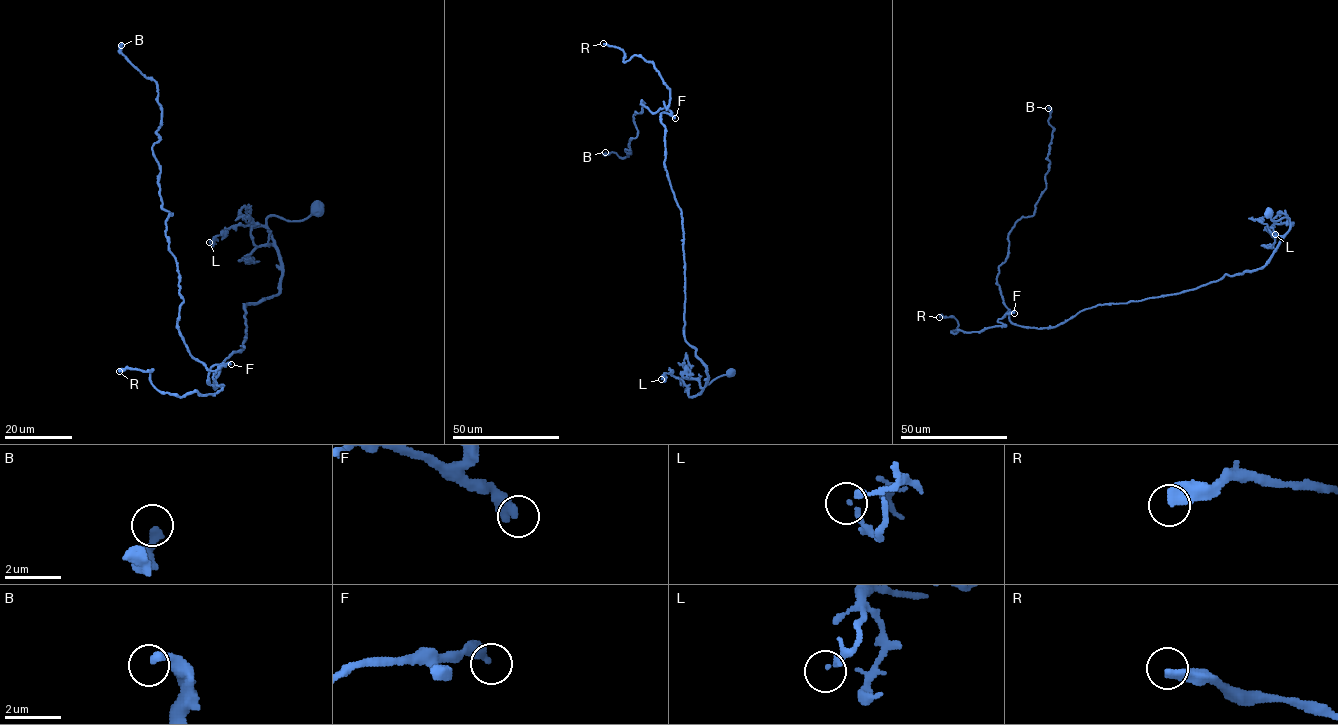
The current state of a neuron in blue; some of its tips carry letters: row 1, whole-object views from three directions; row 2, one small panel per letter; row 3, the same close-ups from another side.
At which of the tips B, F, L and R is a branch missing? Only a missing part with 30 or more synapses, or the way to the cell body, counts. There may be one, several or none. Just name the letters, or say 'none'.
R

